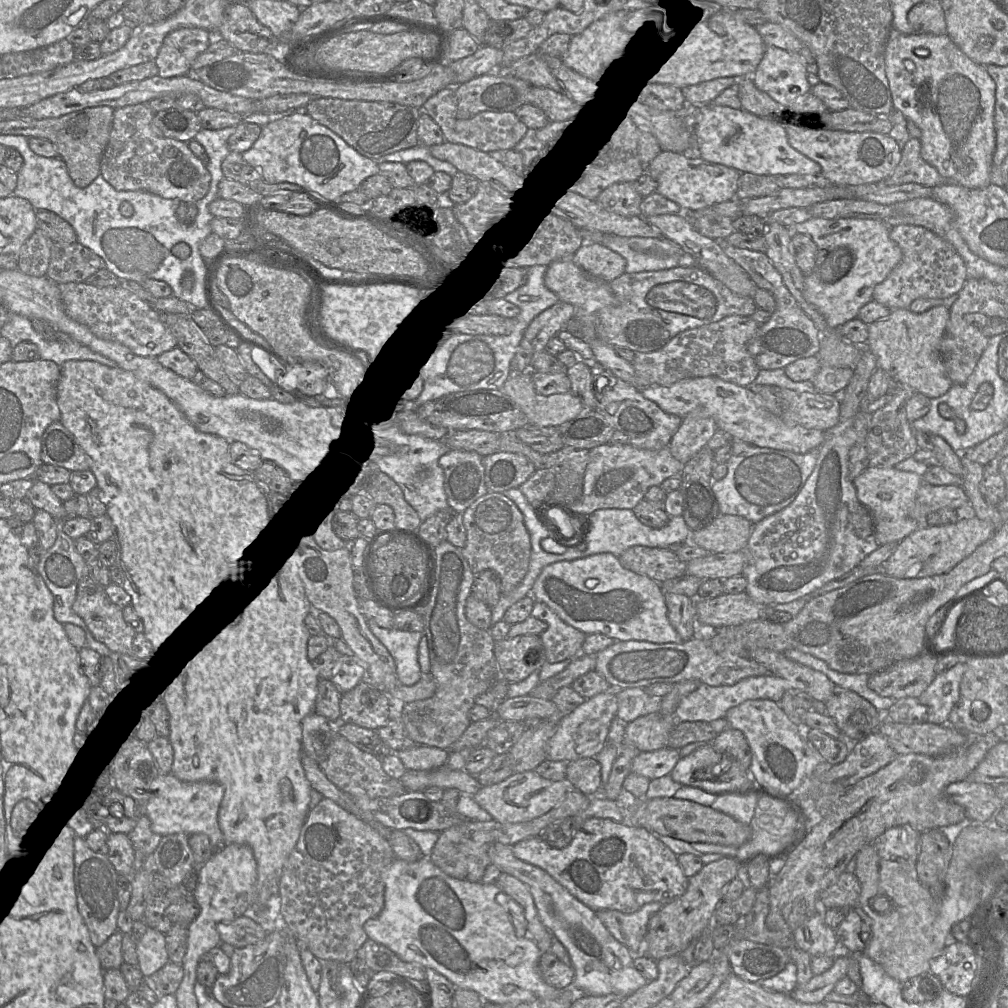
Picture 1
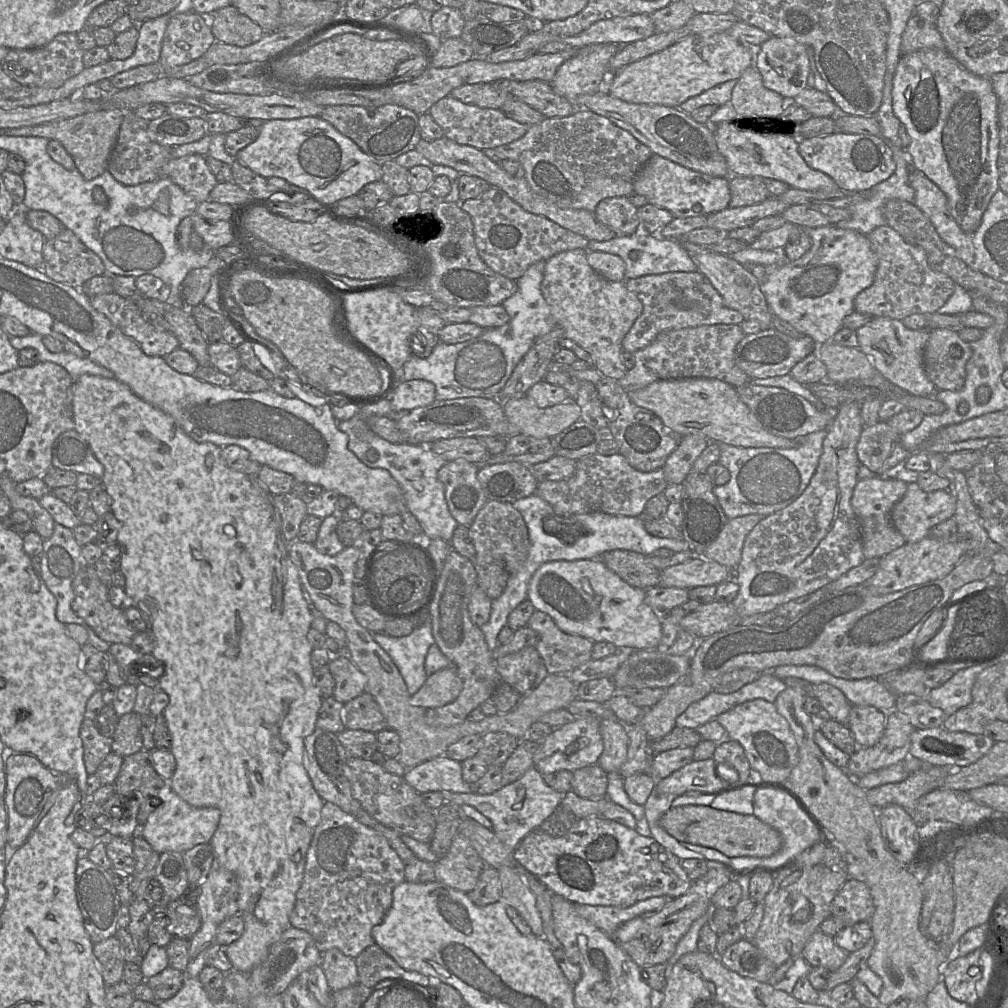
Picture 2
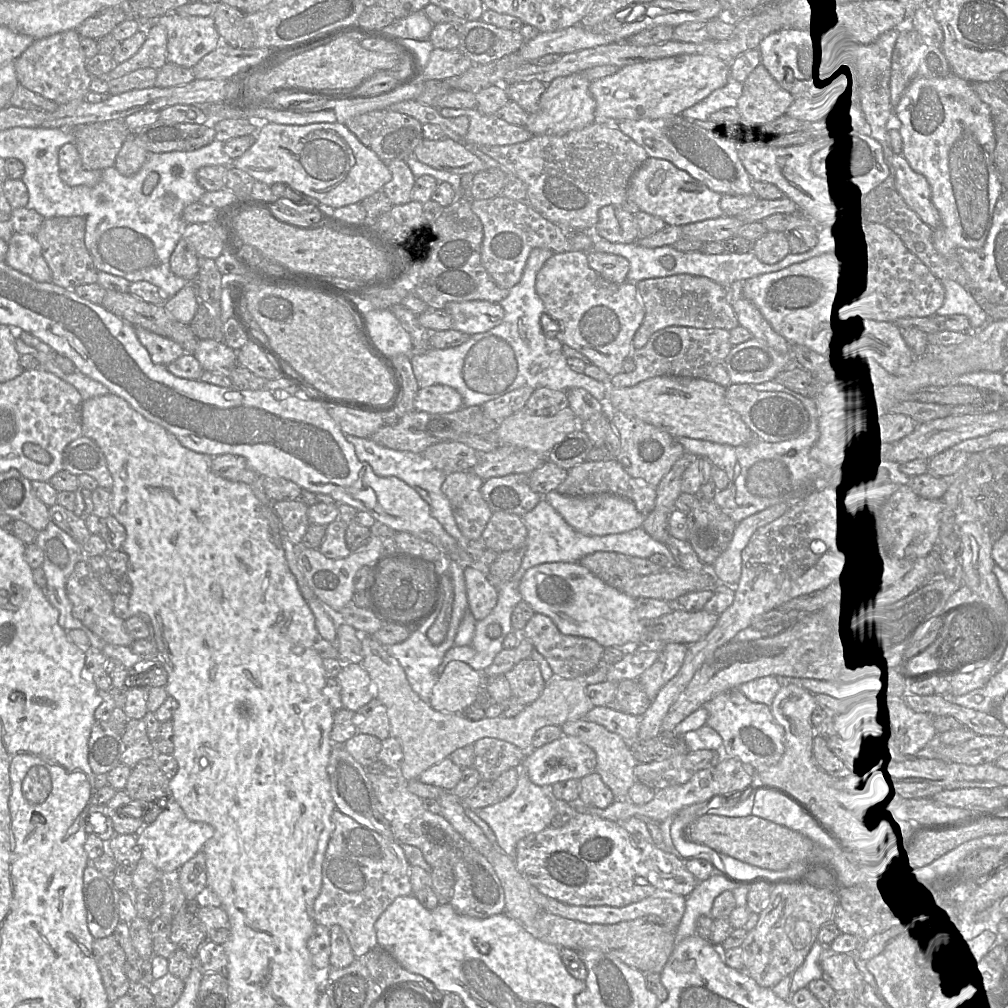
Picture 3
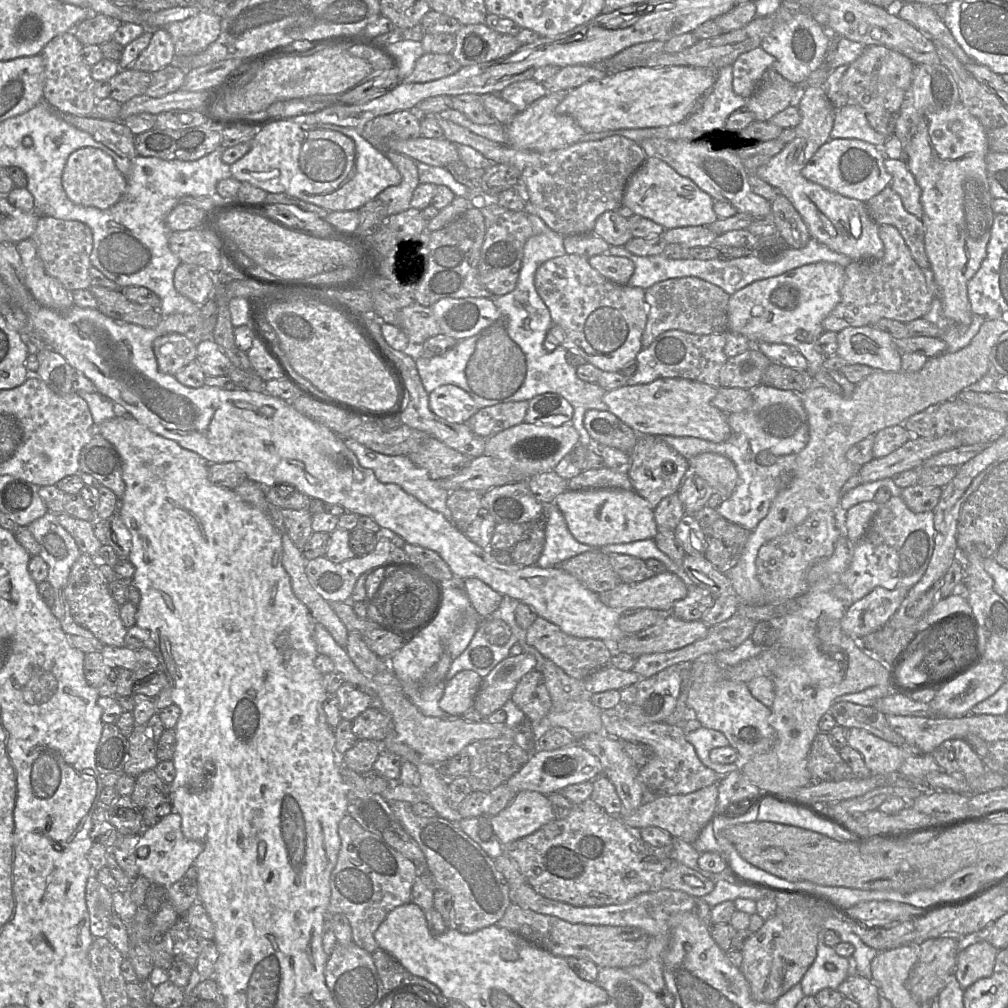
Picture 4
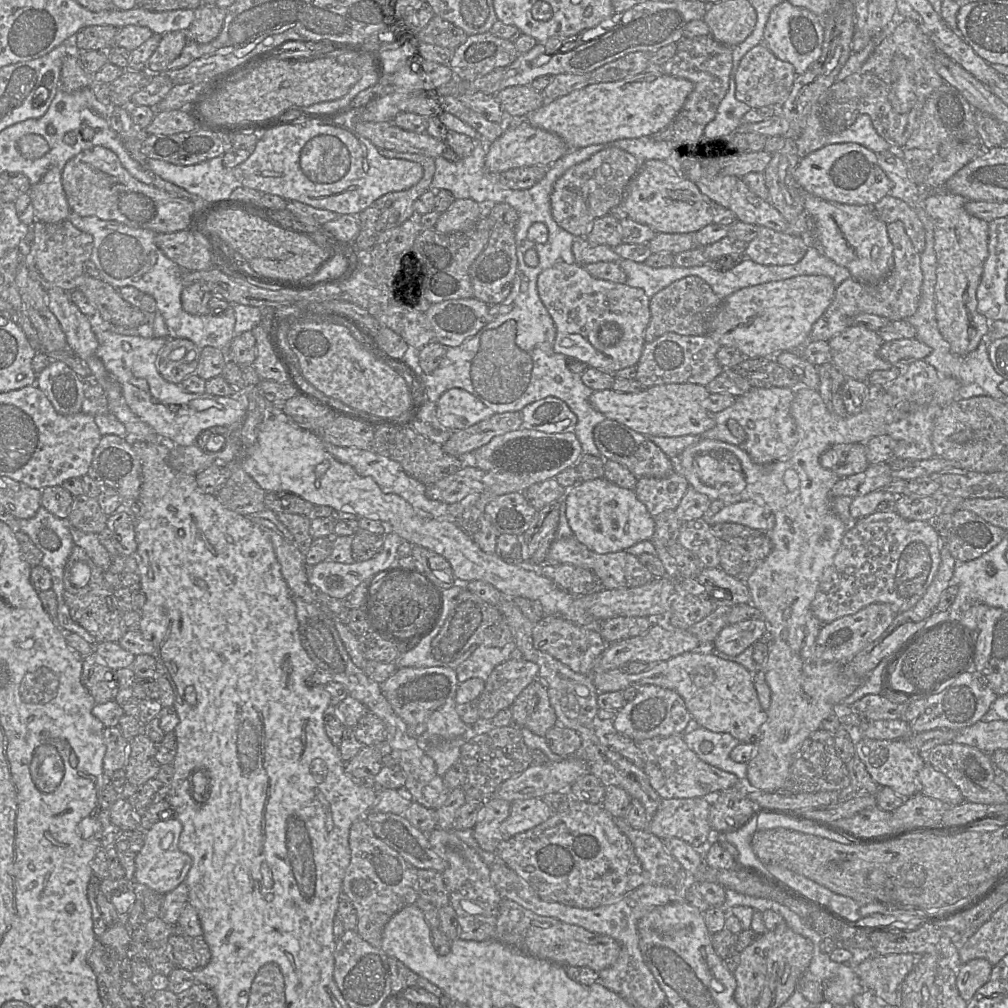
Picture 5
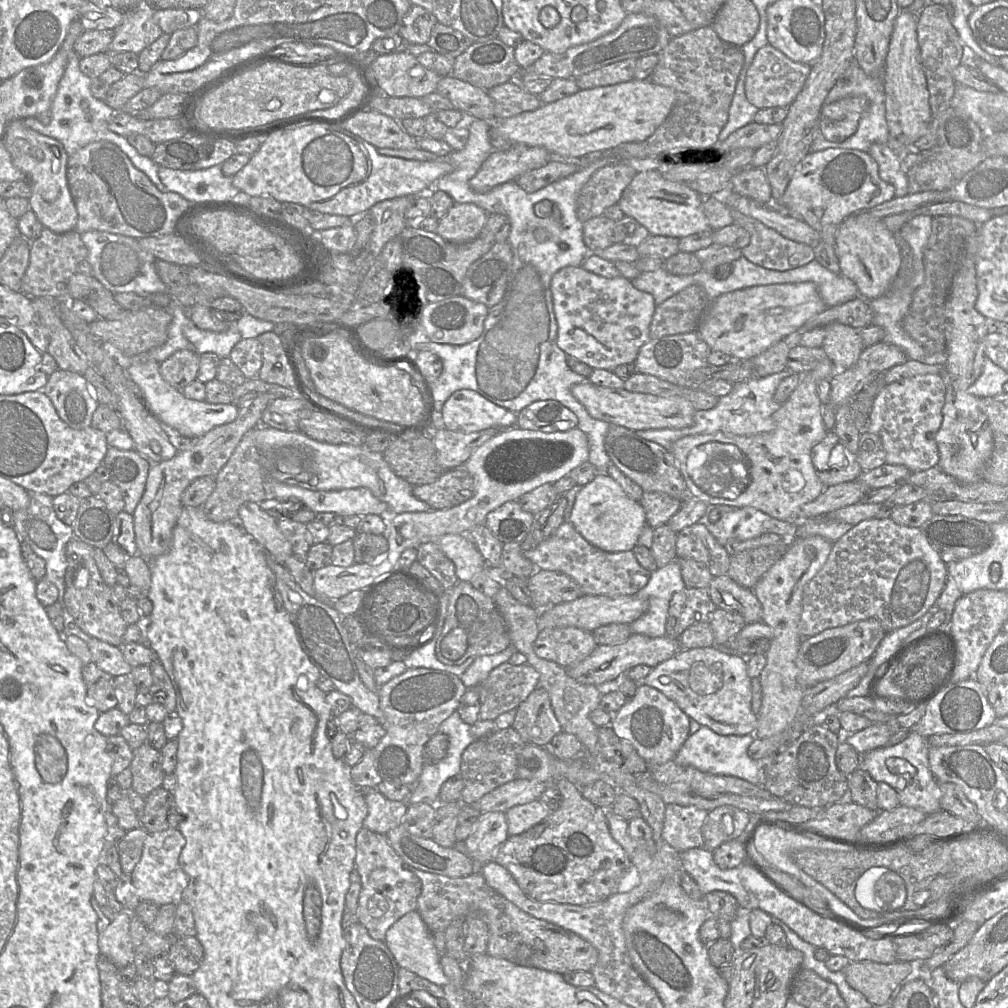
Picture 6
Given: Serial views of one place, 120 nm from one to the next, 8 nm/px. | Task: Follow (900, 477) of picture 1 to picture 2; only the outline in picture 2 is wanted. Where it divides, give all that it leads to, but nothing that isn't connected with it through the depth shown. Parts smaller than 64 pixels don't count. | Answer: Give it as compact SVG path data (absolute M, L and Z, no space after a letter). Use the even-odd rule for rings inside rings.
M883 476L857 481L851 498L851 505L860 523L865 559L882 558L906 543L904 537L892 525L890 512L893 506L904 496L907 487L908 484L902 480Z

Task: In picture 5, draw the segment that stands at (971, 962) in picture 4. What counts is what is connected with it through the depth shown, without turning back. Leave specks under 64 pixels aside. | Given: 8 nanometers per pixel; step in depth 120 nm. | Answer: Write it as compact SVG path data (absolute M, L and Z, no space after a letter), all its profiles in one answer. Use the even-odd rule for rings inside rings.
M982 958L961 964L956 981L960 996L970 1001L976 991L988 982L992 969L993 965Z

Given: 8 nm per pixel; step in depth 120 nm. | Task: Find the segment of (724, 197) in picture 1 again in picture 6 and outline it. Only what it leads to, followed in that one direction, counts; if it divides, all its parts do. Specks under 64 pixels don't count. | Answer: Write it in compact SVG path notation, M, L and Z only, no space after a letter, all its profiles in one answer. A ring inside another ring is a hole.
M649 170L635 175L624 190L618 205L625 216L638 221L650 235L680 239L709 229L703 200L704 198L691 188L666 179L661 170Z

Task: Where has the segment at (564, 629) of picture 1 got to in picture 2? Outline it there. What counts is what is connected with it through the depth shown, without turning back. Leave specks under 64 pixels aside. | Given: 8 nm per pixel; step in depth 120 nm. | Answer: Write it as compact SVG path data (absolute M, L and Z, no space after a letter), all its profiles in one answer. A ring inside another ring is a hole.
M534 610L527 626L538 633L535 648L549 674L568 675L592 659L594 642L562 631L547 613Z

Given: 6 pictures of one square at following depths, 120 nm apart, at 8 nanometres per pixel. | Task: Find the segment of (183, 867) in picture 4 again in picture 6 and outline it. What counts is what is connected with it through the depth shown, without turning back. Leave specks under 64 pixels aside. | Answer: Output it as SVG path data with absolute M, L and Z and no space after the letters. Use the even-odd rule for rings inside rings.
M178 828L149 833L144 841L139 862L130 875L140 900L148 900L158 906L178 904L188 885L188 876L179 864L179 857L186 840Z

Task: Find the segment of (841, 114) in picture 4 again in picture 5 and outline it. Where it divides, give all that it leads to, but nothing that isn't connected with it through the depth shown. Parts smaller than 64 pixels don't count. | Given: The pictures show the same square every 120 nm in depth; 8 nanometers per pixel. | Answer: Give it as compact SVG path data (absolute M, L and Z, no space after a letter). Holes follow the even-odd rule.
M861 114L856 121L840 133L829 133L826 145L838 143L857 143L877 153L890 148L890 144L875 130L870 116Z

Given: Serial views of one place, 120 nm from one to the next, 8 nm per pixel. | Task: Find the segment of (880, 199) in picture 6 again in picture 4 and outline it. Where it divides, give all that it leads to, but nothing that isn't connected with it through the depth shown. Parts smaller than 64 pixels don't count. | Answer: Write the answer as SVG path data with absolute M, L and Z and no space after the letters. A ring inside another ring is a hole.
M829 139L818 148L801 170L807 180L842 196L868 201L889 186L892 176L884 166L884 156L875 145L859 139Z

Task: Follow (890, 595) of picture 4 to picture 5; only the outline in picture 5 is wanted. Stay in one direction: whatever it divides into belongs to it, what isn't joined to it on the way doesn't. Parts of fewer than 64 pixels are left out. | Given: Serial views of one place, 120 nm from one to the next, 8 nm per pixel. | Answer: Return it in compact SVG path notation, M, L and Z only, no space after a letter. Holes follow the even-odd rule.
M872 603L858 612L838 618L822 625L816 638L816 655L827 662L847 663L858 652L880 637L890 626L898 614L891 605L886 603Z

